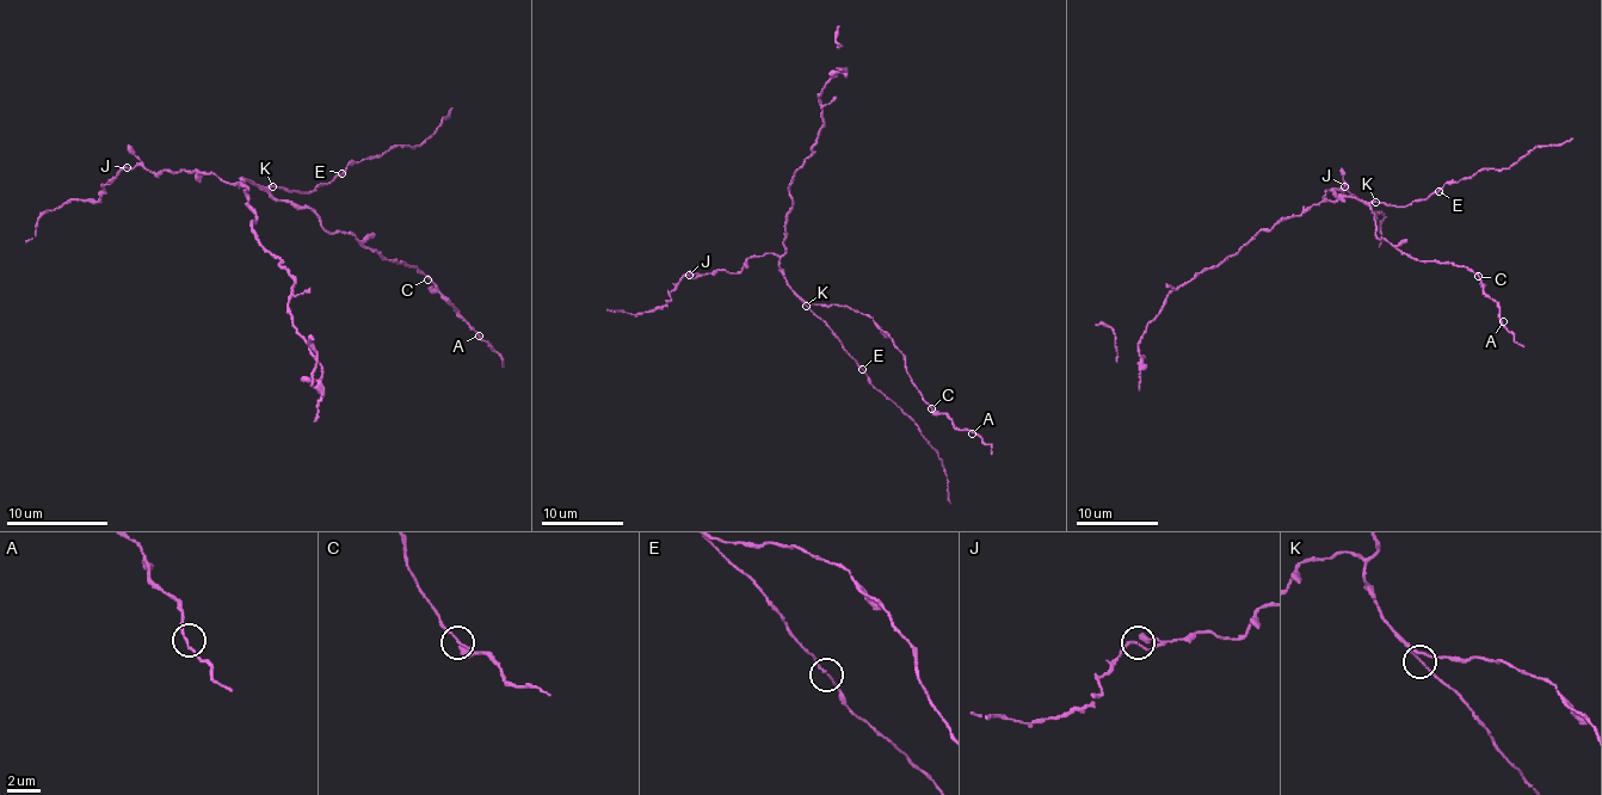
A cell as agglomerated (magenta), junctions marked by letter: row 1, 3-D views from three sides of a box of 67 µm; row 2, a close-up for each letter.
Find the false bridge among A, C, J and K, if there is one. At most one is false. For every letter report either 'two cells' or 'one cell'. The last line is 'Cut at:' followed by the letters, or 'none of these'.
A: one cell
C: one cell
J: one cell
K: one cell
Cut at: none of these

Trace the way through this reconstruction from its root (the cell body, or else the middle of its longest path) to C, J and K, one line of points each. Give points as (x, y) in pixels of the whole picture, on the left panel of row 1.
C: (239, 185), (252, 180), (279, 201), (306, 205), (326, 230), (351, 233), (380, 257), (405, 262), (427, 279)
J: (239, 185), (203, 172), (151, 172), (140, 165), (127, 167)
K: (239, 185), (250, 180), (259, 188), (272, 188)

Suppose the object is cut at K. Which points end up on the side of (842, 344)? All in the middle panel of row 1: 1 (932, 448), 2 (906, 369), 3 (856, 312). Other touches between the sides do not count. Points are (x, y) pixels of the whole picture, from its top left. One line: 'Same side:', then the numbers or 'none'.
Same side: 1

